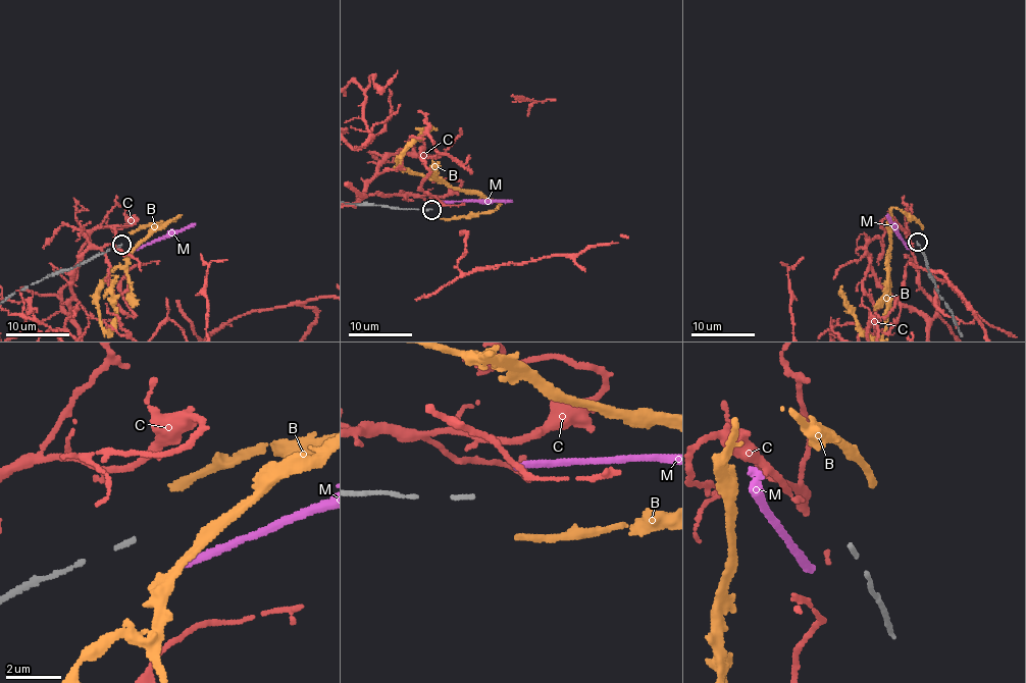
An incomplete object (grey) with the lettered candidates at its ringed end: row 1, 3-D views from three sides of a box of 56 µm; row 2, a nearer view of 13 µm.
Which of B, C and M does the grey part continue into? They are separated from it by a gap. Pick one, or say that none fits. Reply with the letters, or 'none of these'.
none of these

